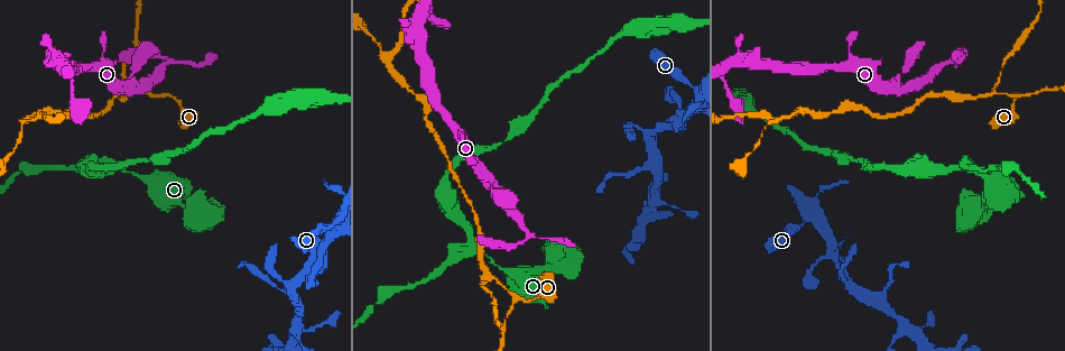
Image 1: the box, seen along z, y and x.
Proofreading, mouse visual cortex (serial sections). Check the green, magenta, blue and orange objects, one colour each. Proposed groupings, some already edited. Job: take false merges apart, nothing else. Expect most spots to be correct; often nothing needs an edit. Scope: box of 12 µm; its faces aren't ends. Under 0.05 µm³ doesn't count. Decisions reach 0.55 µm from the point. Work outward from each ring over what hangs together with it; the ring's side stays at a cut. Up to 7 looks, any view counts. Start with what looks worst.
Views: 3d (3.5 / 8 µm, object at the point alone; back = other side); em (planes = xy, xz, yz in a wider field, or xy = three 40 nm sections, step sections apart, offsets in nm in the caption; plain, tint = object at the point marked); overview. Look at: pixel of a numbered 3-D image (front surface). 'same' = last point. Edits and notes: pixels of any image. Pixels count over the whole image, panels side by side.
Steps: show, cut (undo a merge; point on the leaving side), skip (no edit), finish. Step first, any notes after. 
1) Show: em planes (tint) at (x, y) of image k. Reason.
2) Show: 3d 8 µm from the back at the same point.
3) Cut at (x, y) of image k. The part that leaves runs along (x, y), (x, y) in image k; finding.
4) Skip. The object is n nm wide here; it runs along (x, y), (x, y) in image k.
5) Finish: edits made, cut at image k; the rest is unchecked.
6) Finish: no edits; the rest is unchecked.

Show: 3d 8 µm at (996, 93) of image 1. Branch point.

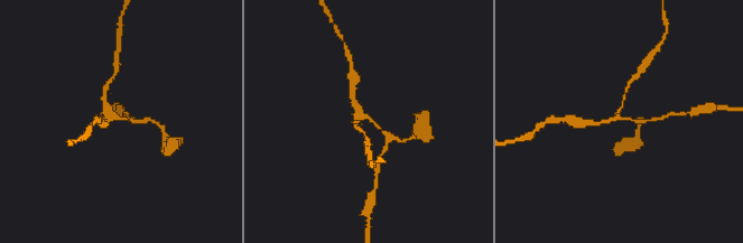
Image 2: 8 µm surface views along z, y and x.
Show: 3d 3.5 µm at (618, 120) of image 2.

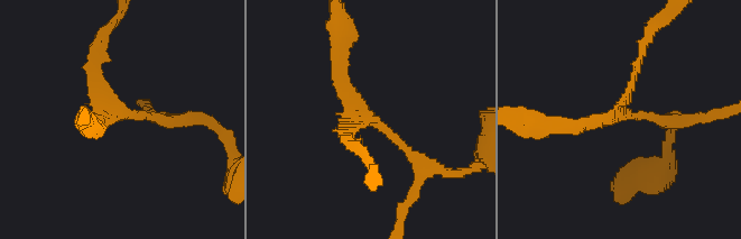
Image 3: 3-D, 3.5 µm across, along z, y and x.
Show: em xy step 1 (tint) at (624, 115) of image 3. 3 arms meet here; the arms are 150, 200, 200 nm wide; shape alone is not enough.

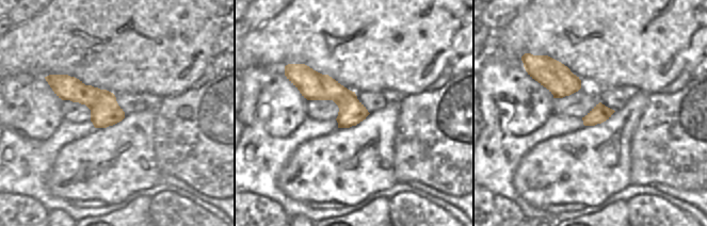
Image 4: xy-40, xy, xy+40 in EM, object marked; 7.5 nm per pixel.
Skip. It runs along (293, 80), (333, 90), (365, 113) in image 4; one cell here.

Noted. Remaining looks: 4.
Show: 3d 8 µm at (167, 59) of image 1.

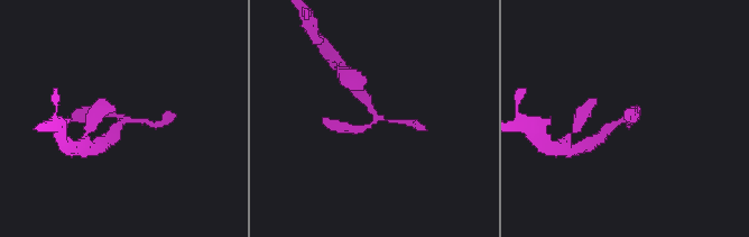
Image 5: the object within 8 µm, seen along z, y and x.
Show: 3d 3.5 µm from the back at (620, 118) of image 5.

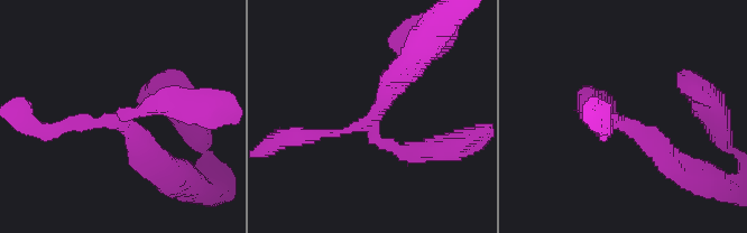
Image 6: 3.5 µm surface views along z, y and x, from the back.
Skip. 3 arms meet here; it runs along (669, 158), (632, 127), (588, 106) in image 6; all the same cell.

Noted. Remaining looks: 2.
Show: 3d 3.5 µm from the back at (778, 120) of image 1. Two arms in line, one across.

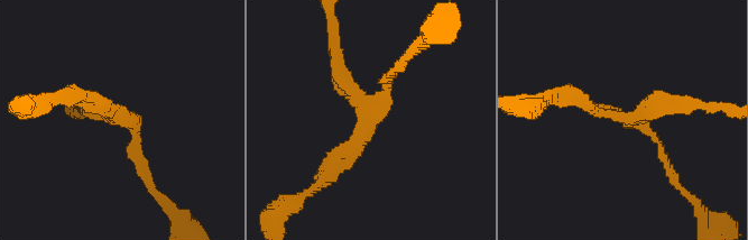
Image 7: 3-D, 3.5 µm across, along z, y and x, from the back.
Show: em planes (tint) at (362, 118) of image 7. 3 arms meet here; the arms are 100, 200, 250 nm wide; need the tissue.

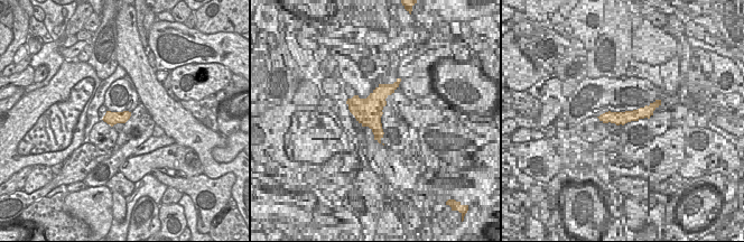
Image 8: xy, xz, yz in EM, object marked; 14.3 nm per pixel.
Skip. It runs along (325, 175), (380, 109), (387, 77) in image 7; continuous, no second cell.

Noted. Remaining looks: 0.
Finish: no edits; the rest is unchecked.

